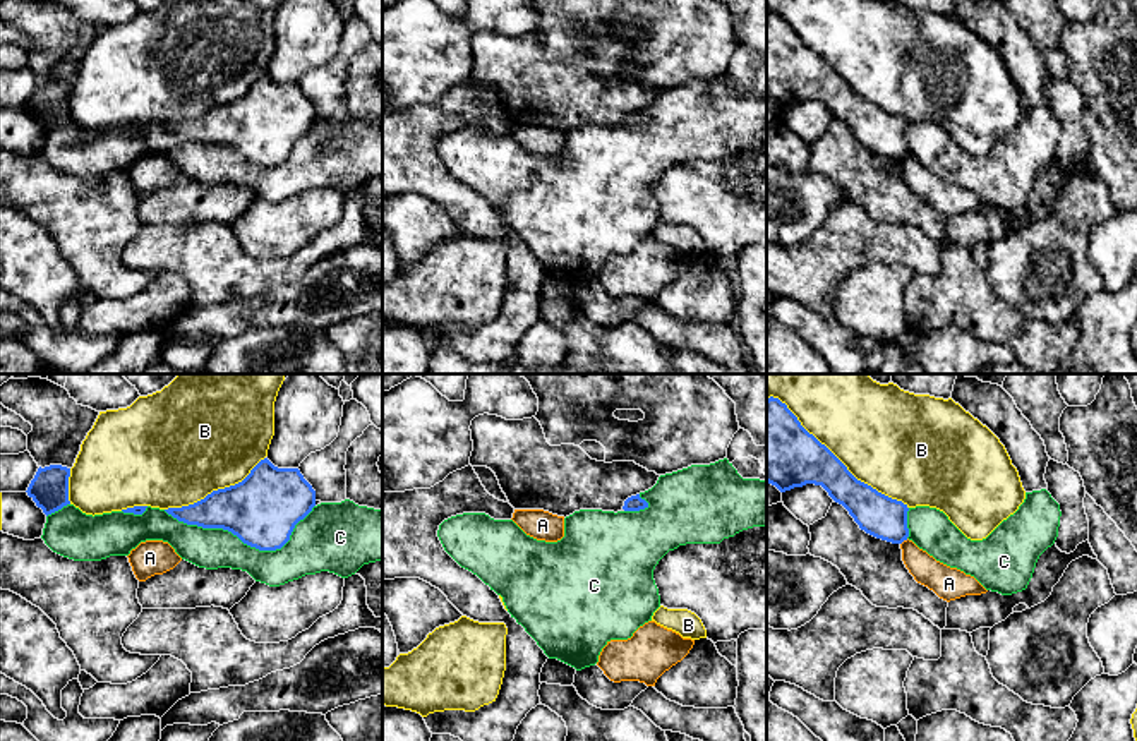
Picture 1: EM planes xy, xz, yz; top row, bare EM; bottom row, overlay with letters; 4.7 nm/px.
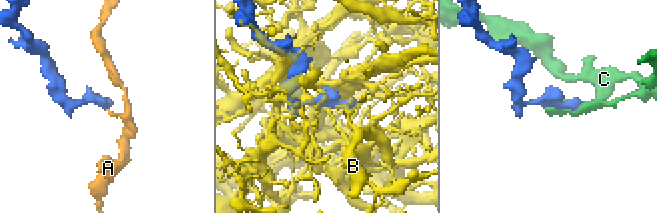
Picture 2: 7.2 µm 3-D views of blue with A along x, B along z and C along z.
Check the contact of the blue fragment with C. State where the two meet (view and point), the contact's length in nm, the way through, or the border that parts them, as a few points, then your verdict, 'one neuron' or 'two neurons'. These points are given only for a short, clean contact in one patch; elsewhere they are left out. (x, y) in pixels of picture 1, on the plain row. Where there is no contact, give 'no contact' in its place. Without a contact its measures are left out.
contact xy (242, 156); length 700 nm; two neurons

